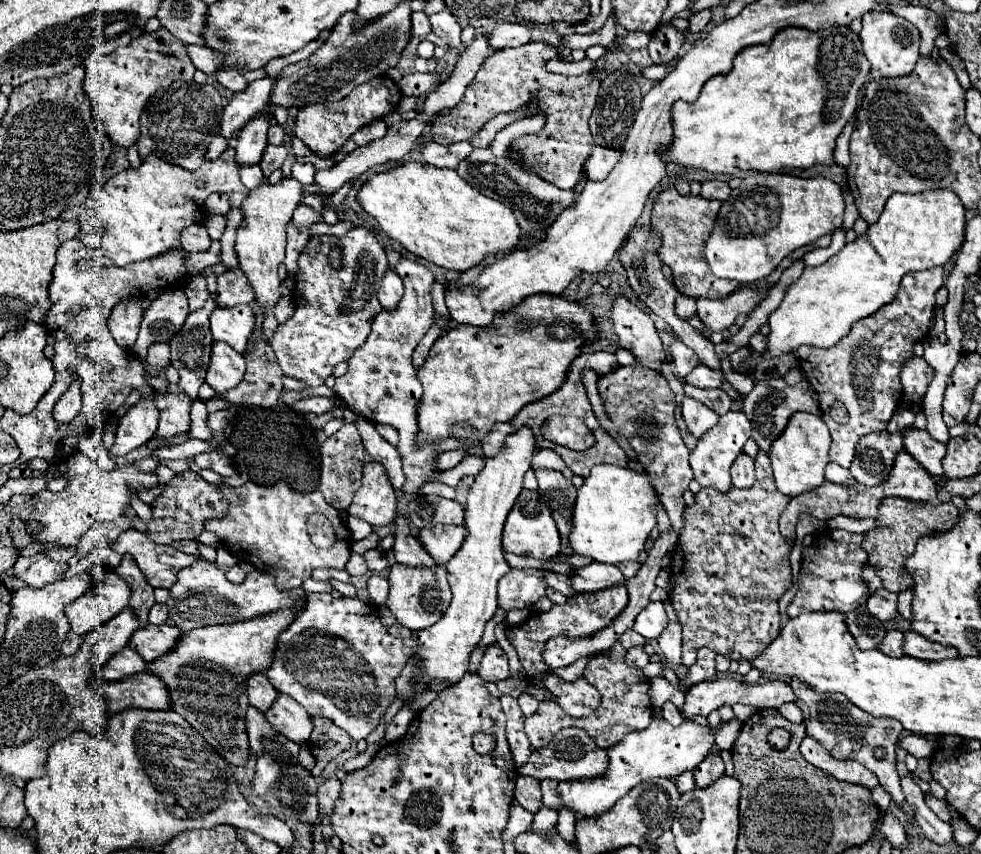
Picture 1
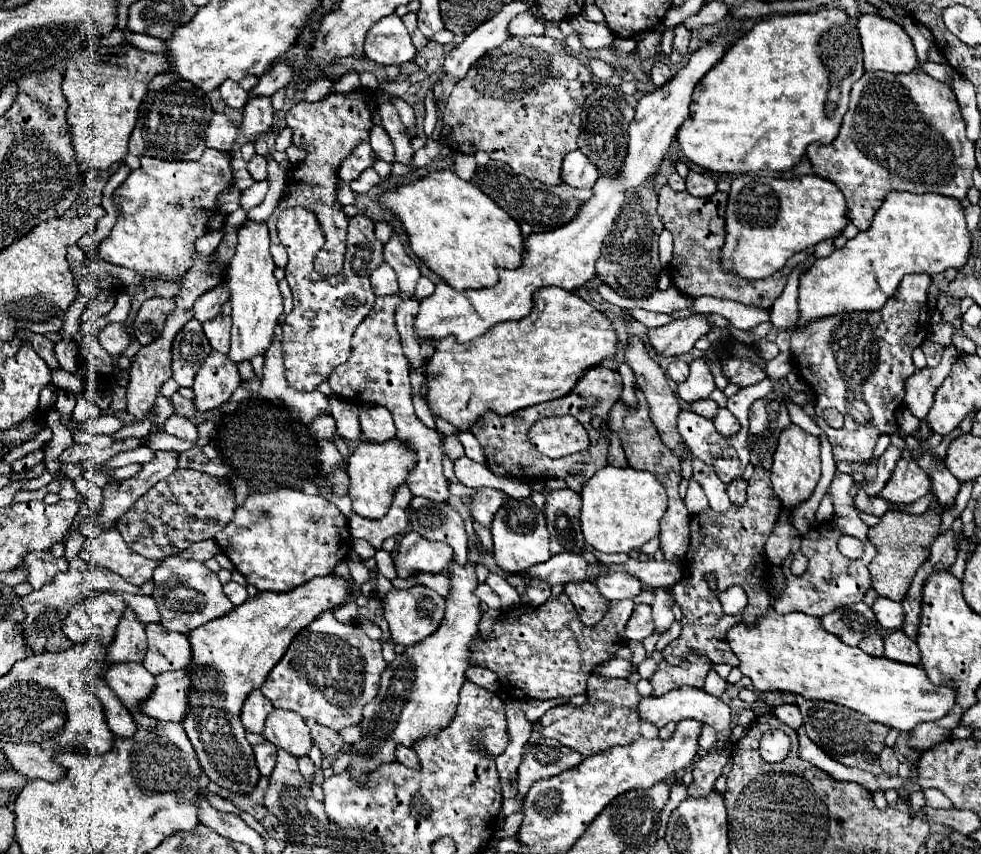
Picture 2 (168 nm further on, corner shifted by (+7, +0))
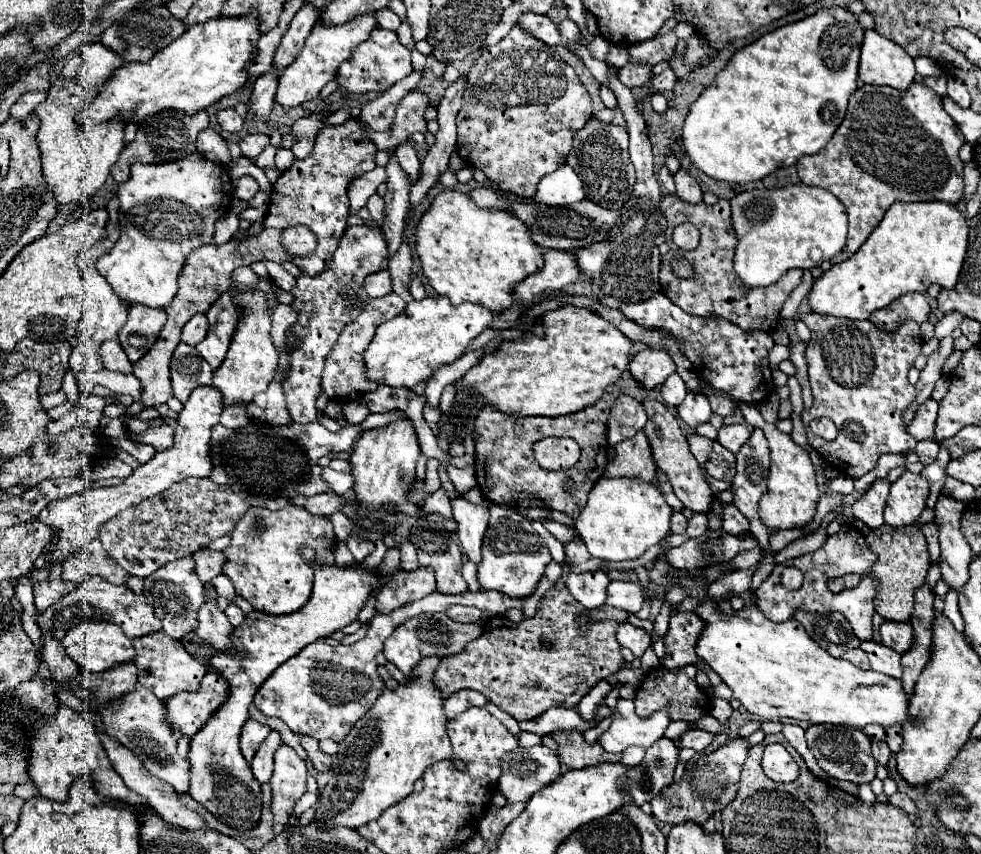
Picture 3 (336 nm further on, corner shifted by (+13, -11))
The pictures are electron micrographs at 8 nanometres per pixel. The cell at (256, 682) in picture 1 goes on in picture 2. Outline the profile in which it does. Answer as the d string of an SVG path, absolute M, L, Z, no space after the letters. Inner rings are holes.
M259 689L251 691L247 701L243 703L243 711L241 711L243 727L247 731L261 733L263 731L263 721L271 711L273 711L273 707L271 707L271 703L267 703L267 697Z

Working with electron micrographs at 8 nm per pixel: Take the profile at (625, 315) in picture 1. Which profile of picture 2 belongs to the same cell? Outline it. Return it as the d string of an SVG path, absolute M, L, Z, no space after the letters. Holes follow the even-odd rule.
M631 337L629 343L625 345L625 363L633 369L635 379L639 383L639 389L645 393L645 399L647 399L649 409L651 409L651 419L653 419L655 427L659 429L659 435L661 435L663 443L667 443L667 447L671 447L681 457L683 449L685 449L685 443L683 443L683 439L679 437L679 433L675 429L675 421L677 421L677 413L679 413L679 403L677 403L675 393L669 387L669 381L667 381L661 365L649 355L645 343L639 337Z

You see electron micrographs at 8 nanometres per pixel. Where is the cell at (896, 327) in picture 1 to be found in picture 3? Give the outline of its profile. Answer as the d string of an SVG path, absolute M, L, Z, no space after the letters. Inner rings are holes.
M815 312L801 314L799 320L811 330L807 346L809 384L813 406L801 412L809 444L839 474L859 478L875 468L881 454L915 450L917 440L907 434L901 414L915 398L915 386L909 384L907 372L921 354L921 334L917 322L905 322L895 334L885 334L869 320L829 318ZM827 416L837 426L835 440L817 438L809 422Z

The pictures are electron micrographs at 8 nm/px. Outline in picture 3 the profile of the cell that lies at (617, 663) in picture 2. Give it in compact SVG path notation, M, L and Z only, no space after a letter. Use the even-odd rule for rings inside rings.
M605 680L601 684L597 684L589 694L585 694L585 698L581 698L577 712L585 722L593 722L595 714L597 714L597 706L601 700L605 700L605 696L611 692L611 684L607 684Z

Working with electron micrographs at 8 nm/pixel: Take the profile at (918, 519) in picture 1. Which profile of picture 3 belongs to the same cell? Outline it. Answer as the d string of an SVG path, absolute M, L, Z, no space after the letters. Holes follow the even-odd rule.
M883 524L871 530L865 536L865 540L869 548L877 554L877 562L873 566L873 572L881 582L879 594L875 598L877 614L891 622L909 622L913 614L915 590L925 584L925 576L929 572L929 552L927 552L927 542L921 528L919 526L891 528Z

